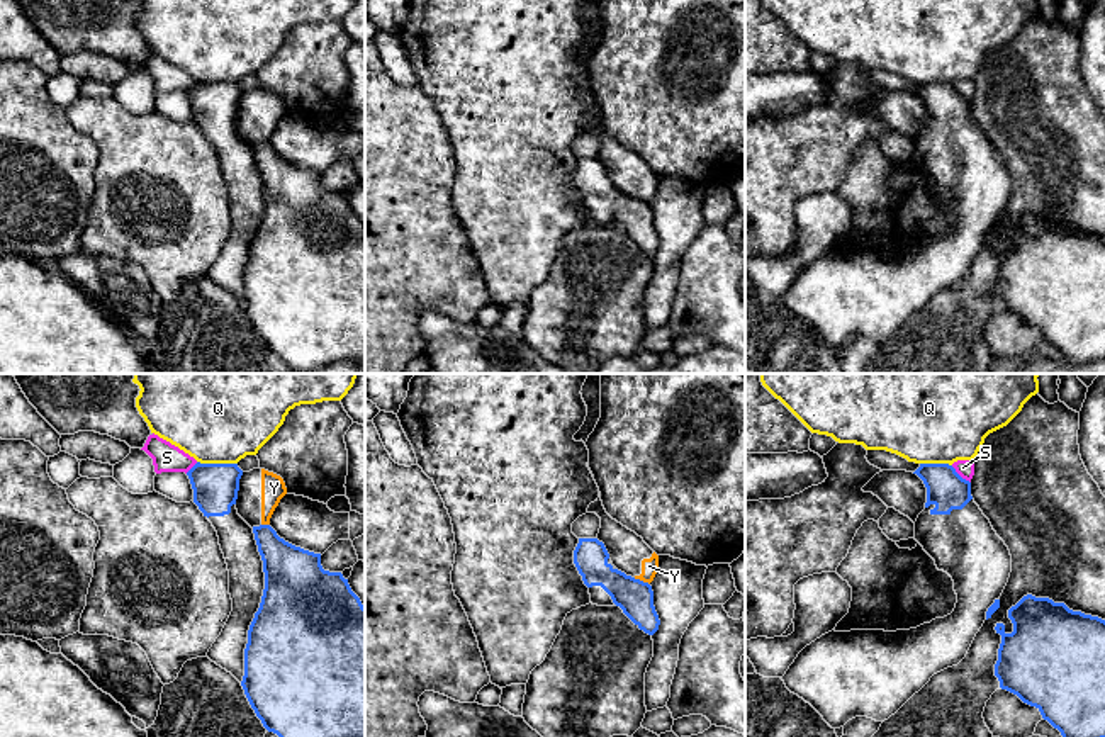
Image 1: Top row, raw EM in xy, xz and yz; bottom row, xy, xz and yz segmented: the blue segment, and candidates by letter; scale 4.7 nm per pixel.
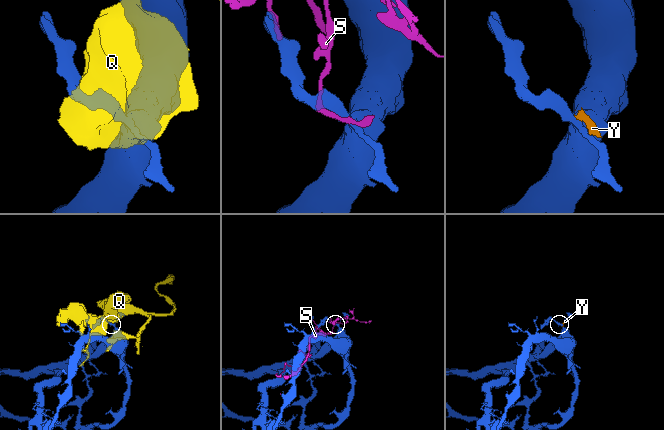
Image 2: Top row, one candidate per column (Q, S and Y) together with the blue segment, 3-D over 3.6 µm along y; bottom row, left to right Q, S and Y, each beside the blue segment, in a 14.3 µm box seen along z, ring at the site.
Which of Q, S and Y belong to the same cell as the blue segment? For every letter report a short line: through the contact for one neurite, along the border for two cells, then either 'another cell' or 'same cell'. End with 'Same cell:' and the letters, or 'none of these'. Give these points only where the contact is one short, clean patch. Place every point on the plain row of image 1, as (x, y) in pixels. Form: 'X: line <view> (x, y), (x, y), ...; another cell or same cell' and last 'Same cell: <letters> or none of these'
Q: another cell
S: another cell
Y: another cell
Same cell: none of these

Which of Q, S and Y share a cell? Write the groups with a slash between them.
Q / S / Y

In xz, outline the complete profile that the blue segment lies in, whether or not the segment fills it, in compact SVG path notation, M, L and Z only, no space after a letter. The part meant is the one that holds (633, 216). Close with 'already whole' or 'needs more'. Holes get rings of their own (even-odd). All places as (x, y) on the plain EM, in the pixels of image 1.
M579 158L574 183L589 207L592 224L616 224L645 253L653 255L659 250L652 205L618 190L603 161Z; needs more

